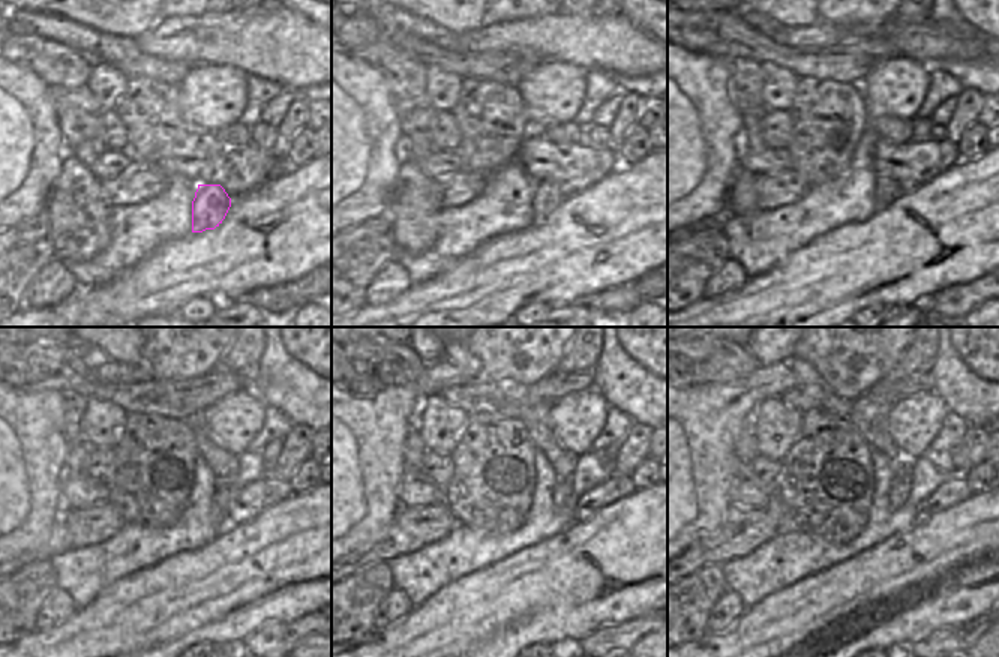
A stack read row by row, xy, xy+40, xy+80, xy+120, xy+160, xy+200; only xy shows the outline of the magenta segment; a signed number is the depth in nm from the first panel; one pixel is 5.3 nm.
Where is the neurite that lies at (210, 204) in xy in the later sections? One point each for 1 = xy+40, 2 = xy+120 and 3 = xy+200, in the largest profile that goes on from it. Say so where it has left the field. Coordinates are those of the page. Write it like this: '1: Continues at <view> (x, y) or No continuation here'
1: Continues at xy+40 (548, 197)
2: Continues at xy+120 (219, 515)
3: Continues at xy+200 (902, 483).

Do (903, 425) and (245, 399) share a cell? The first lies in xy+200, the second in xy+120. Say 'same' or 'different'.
same

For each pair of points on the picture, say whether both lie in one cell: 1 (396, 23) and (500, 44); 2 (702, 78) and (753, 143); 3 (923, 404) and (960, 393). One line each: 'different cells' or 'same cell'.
1: different cells
2: different cells
3: different cells

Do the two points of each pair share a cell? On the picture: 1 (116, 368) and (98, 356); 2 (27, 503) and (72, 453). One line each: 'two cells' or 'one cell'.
1: one cell
2: two cells

